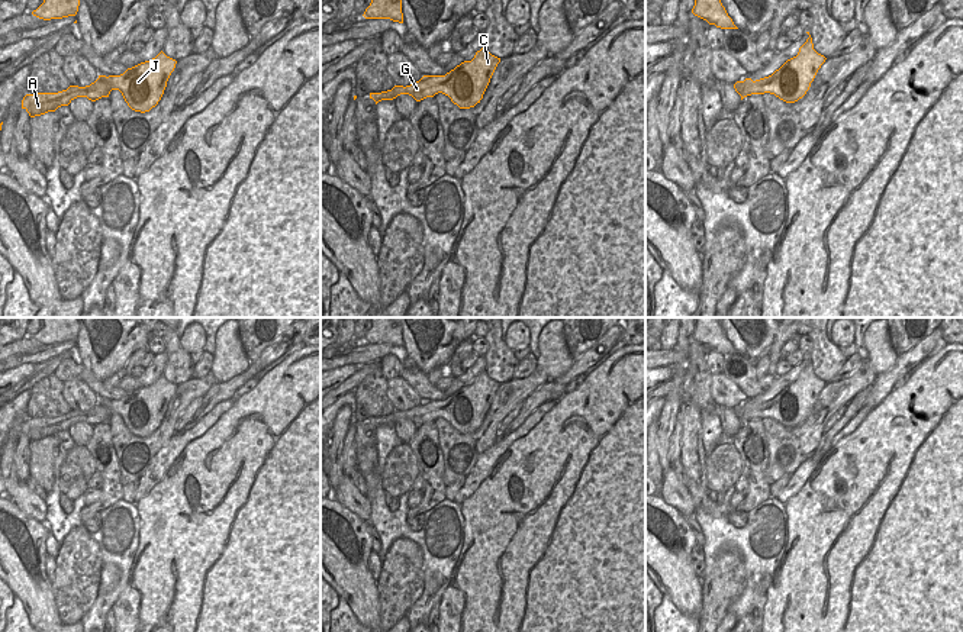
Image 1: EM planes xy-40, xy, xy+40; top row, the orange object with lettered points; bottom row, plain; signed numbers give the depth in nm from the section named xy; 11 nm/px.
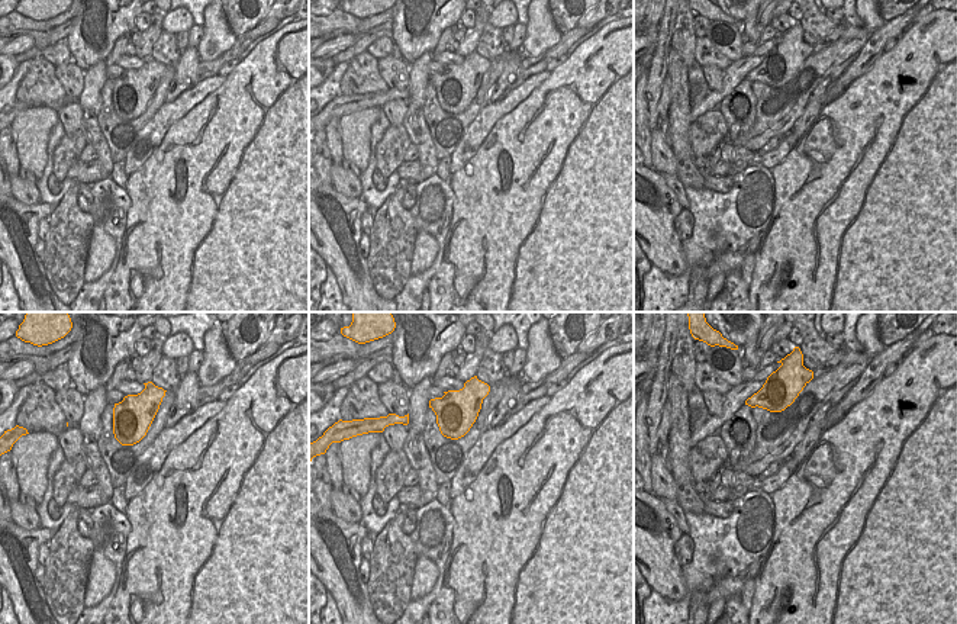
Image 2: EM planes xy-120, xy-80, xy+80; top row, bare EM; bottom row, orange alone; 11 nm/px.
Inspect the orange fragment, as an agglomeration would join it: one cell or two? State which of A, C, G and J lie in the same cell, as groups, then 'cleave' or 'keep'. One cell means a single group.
groups A C G J; keep

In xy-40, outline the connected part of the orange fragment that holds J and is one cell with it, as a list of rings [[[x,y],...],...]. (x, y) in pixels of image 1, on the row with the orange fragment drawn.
[[[161,51],[151,61],[128,68],[120,75],[99,75],[94,83],[86,87],[70,86],[58,93],[26,94],[22,100],[22,109],[30,117],[35,117],[55,112],[61,106],[68,106],[77,97],[87,97],[96,101],[102,97],[109,97],[112,90],[119,90],[132,110],[145,113],[161,100],[175,64],[175,59]]]

